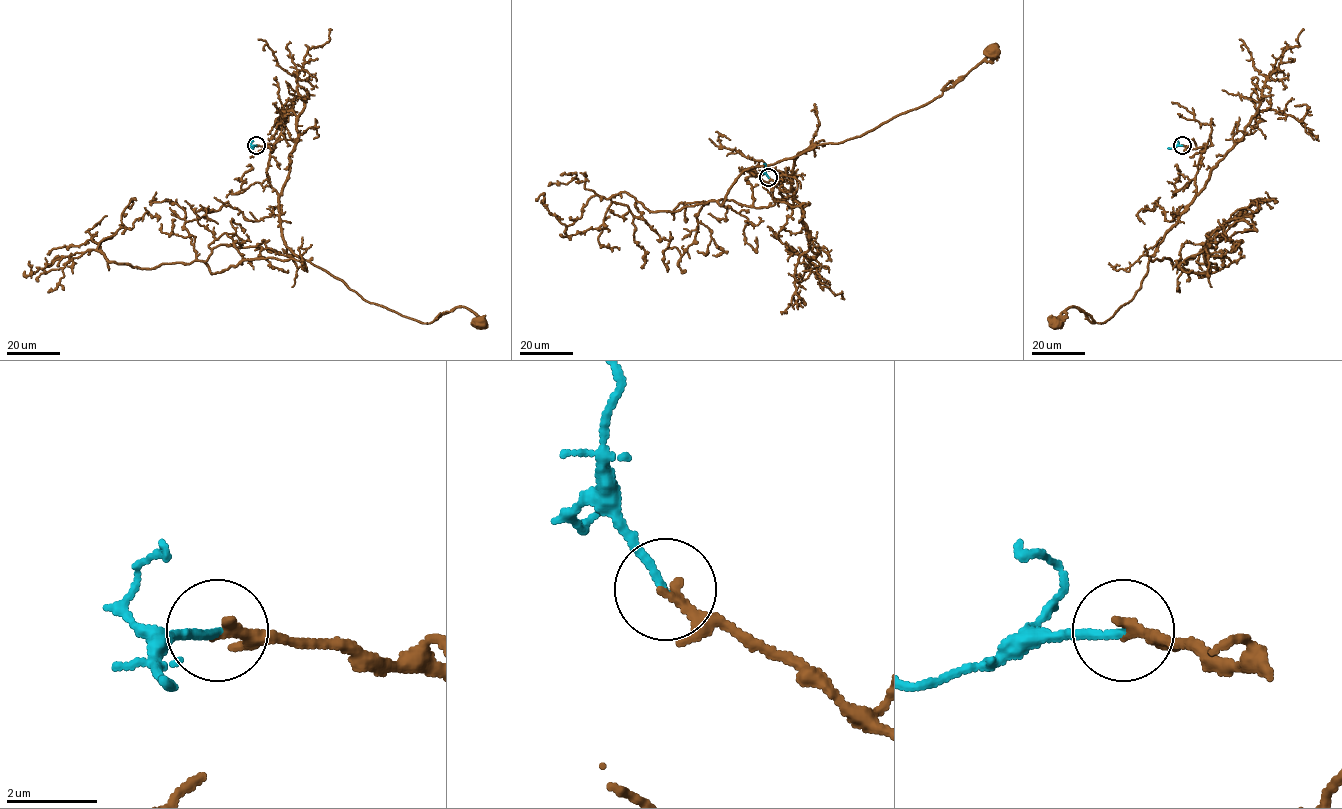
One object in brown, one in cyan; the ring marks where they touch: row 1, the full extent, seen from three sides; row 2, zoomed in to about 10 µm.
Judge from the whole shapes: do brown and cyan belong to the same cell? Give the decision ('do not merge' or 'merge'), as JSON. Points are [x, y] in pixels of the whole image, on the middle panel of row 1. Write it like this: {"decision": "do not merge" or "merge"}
{"decision": "merge"}

